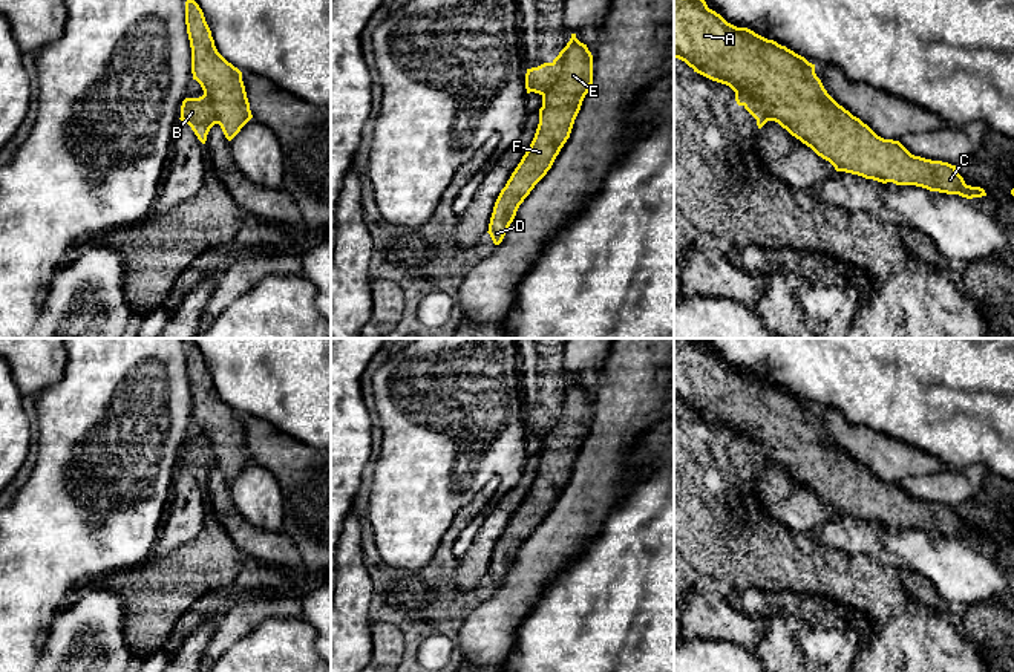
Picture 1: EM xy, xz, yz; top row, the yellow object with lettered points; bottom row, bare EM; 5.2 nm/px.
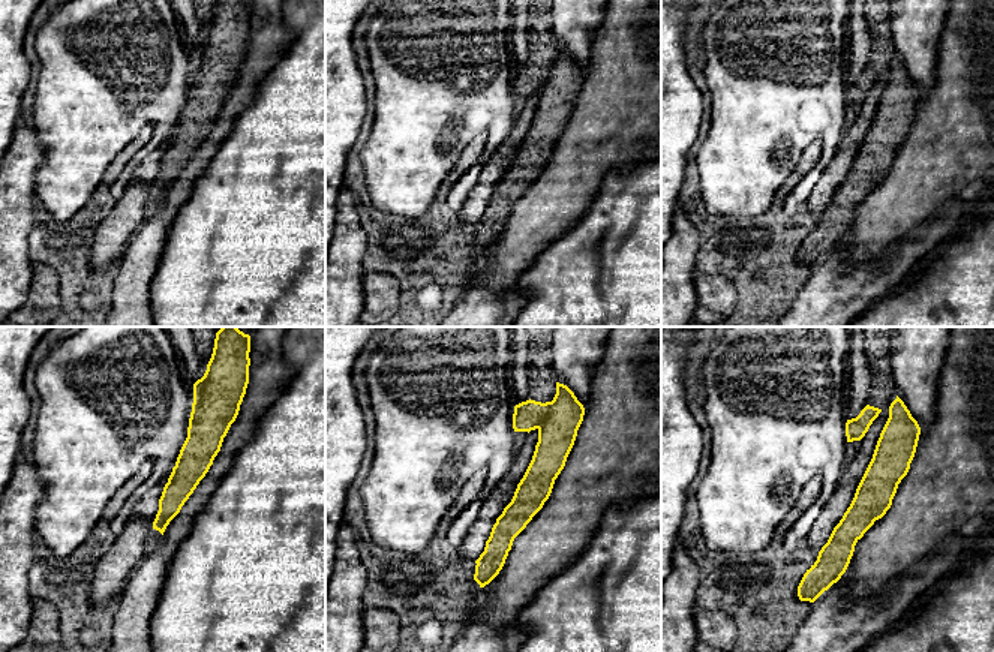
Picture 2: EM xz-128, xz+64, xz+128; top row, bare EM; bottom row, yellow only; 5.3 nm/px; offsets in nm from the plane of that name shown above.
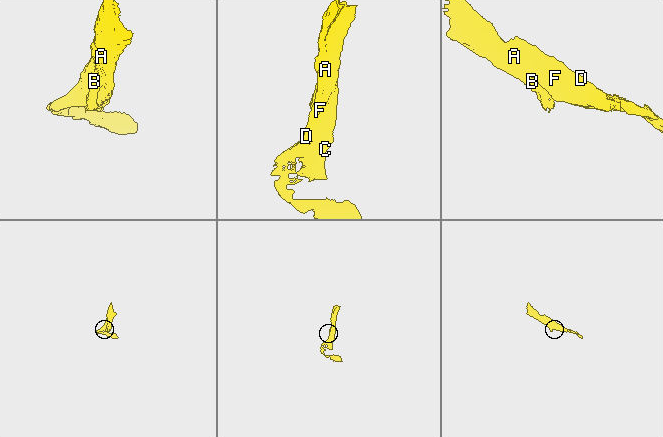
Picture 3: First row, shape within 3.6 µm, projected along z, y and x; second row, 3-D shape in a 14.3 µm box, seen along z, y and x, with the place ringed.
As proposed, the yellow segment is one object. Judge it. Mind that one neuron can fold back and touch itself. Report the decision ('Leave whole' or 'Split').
Split

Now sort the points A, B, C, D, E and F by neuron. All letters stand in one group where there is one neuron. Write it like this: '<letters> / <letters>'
A C D E F / B

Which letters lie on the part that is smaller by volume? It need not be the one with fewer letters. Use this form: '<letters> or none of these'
B

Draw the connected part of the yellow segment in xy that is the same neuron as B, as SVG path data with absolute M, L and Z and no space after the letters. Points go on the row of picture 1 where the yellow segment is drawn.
M205 95L199 98L185 98L181 106L179 119L191 127L202 144L205 144L210 129L216 124L214 110Z

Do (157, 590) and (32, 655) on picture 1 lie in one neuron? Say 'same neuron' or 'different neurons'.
different neurons

